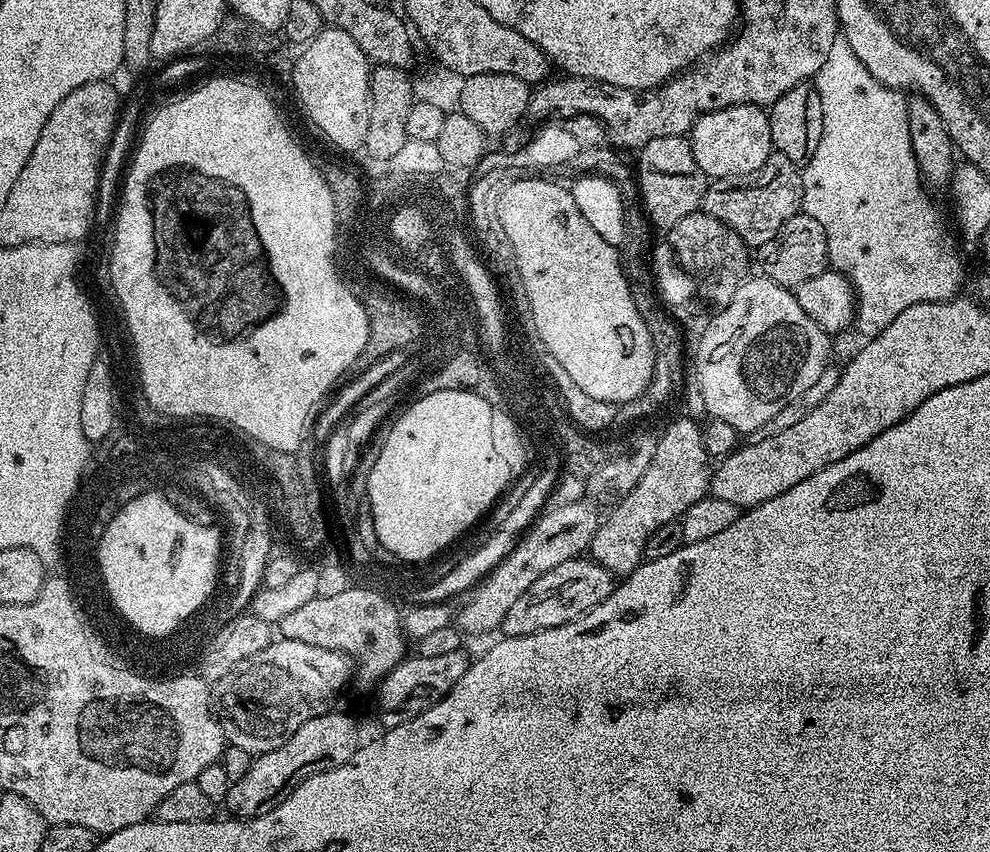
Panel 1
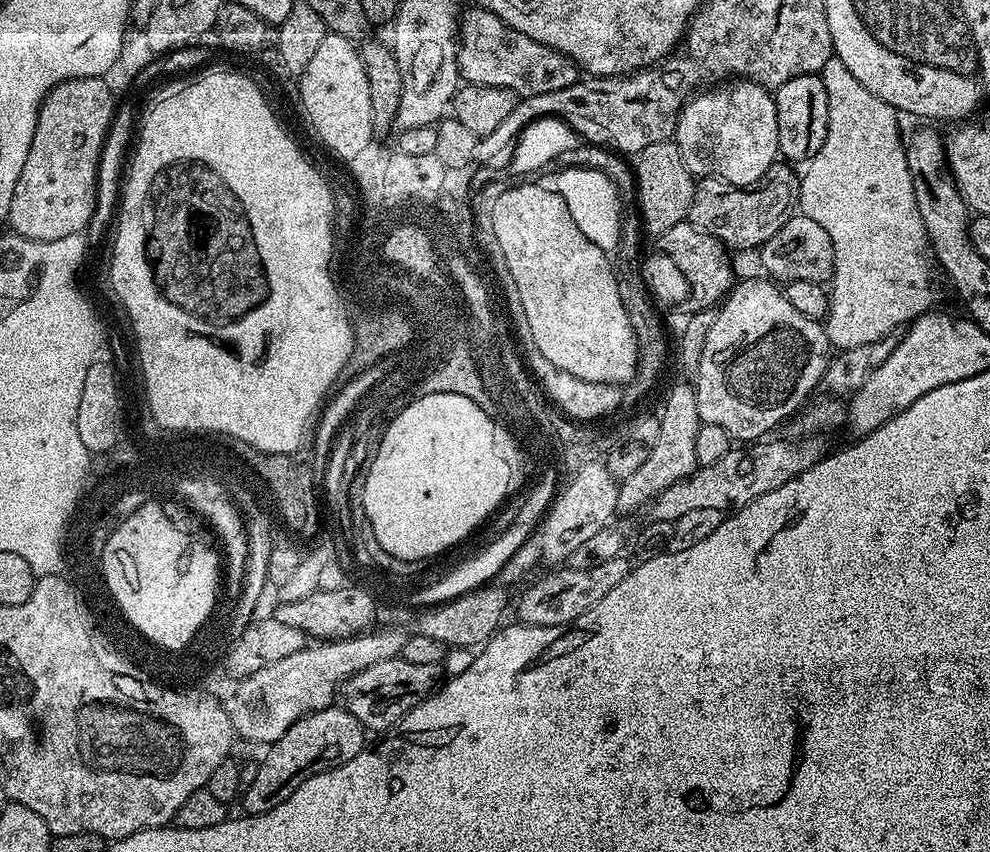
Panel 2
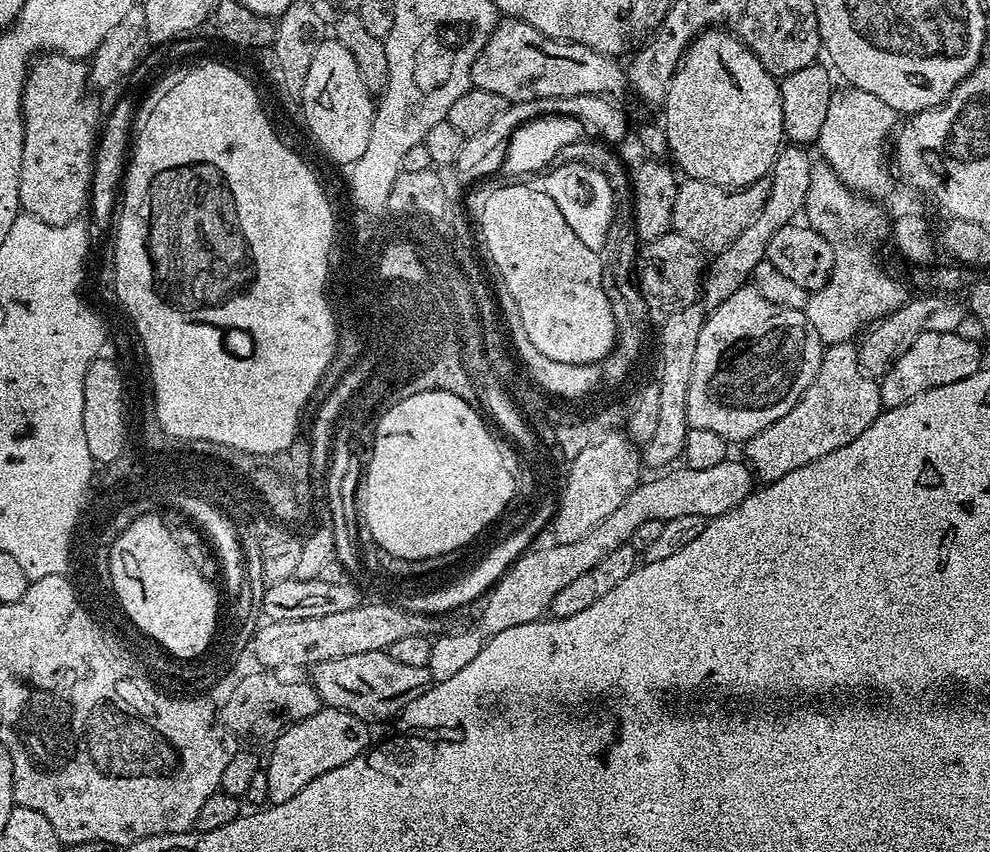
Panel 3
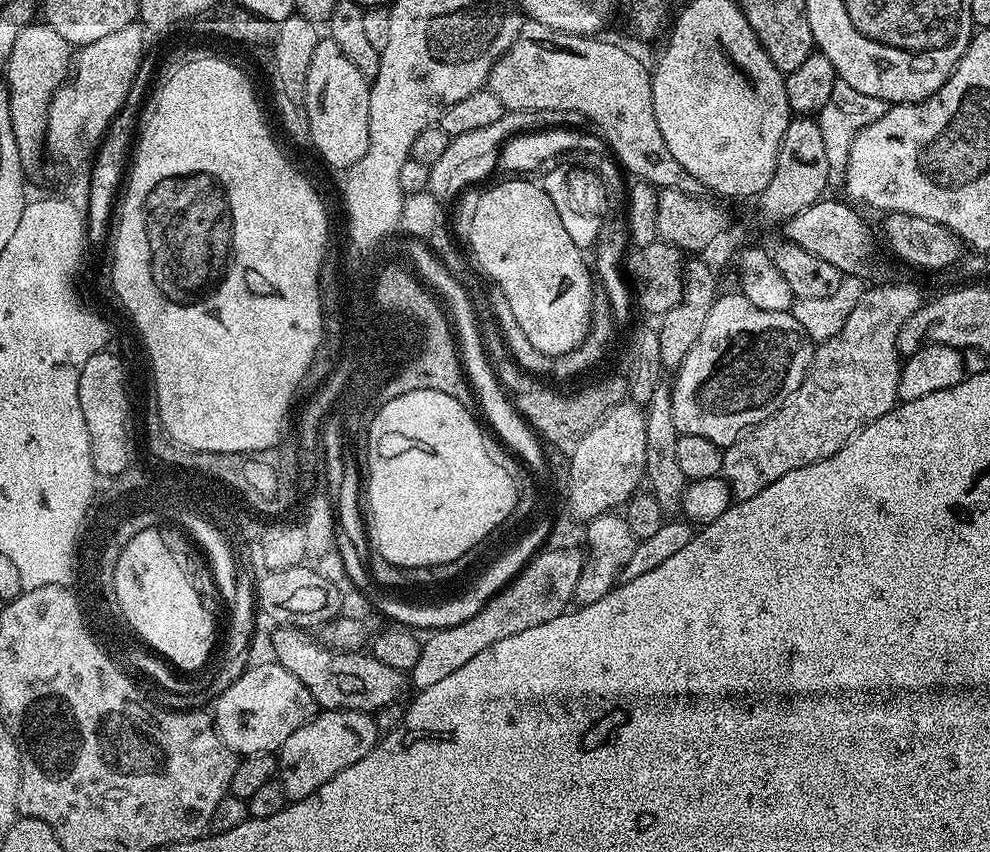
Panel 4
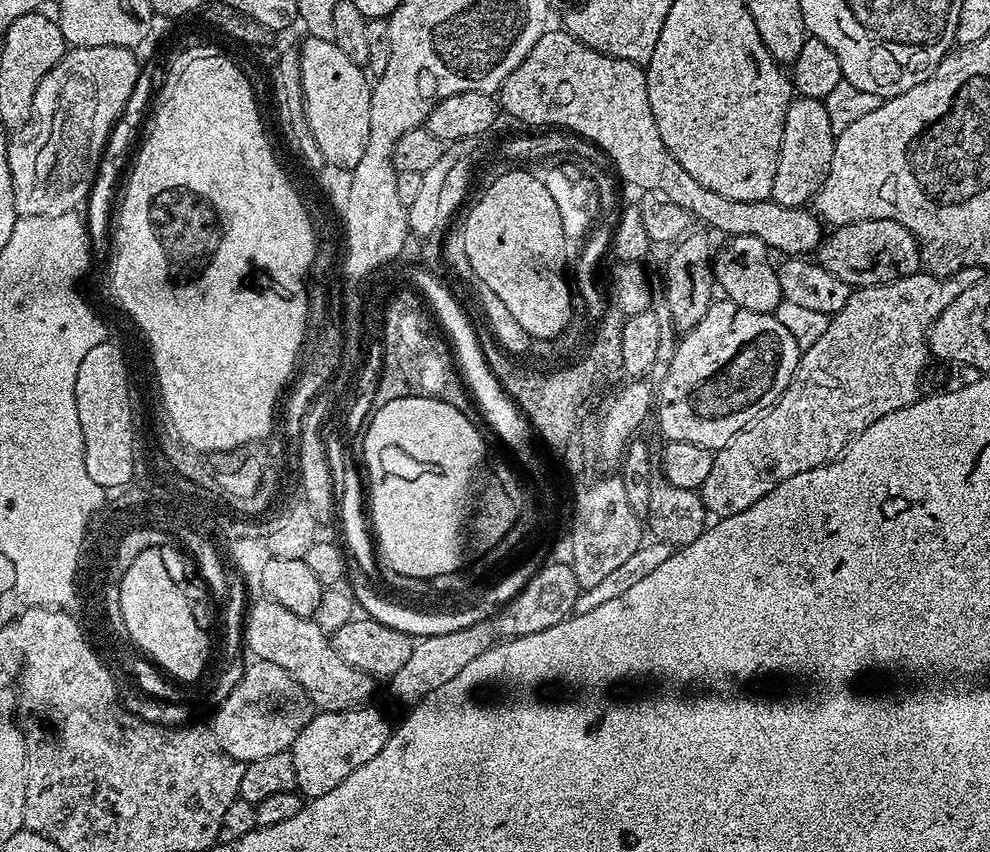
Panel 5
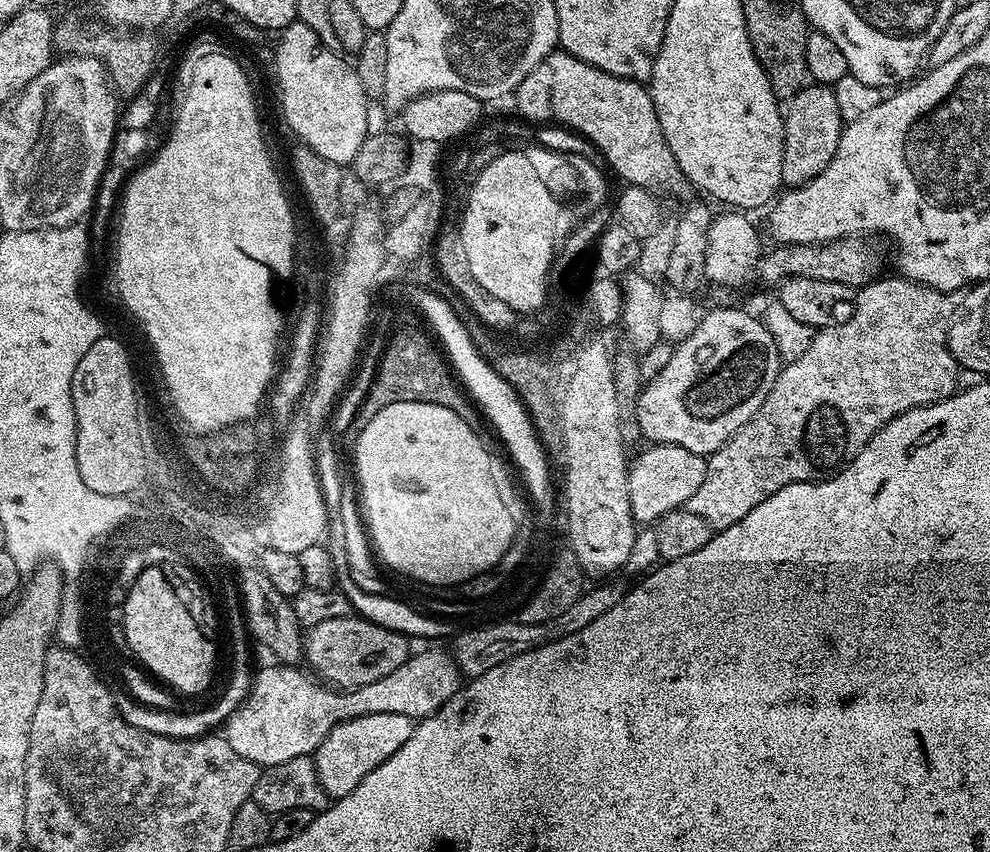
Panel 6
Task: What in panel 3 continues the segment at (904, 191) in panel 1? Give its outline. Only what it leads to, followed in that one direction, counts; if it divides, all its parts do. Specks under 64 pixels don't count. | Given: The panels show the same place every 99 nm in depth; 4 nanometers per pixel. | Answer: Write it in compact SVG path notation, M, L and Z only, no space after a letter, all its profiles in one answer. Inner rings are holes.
M825 162L812 165L802 212L804 216L808 215L806 220L810 227L824 235L834 250L834 270L826 286L809 295L803 312L810 318L810 326L818 330L818 338L825 346L855 341L869 326L898 310L910 296L903 282L895 280L880 265L871 246L889 235L889 217L877 201L849 189Z

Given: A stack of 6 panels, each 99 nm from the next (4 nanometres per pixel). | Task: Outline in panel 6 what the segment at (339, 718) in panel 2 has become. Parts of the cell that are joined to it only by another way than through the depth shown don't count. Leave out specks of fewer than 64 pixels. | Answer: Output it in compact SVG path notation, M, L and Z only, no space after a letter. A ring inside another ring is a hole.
M362 714L336 724L322 738L314 753L318 782L324 793L332 800L340 800L350 794L350 790L354 790L354 786L358 786L358 782L370 774L370 770L382 766L382 762L386 762L394 750L402 747L402 742L410 738L413 727L413 717L406 714Z

